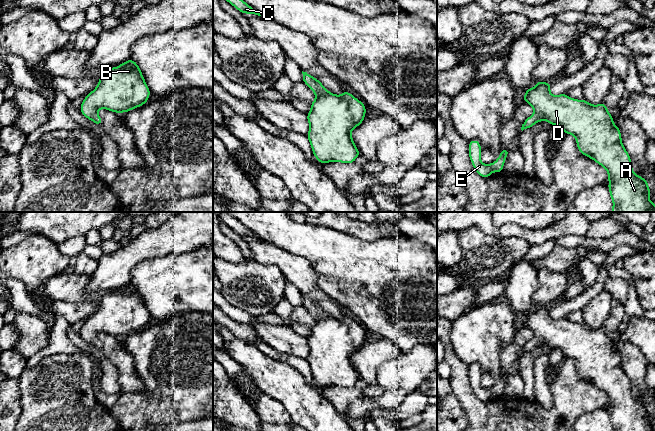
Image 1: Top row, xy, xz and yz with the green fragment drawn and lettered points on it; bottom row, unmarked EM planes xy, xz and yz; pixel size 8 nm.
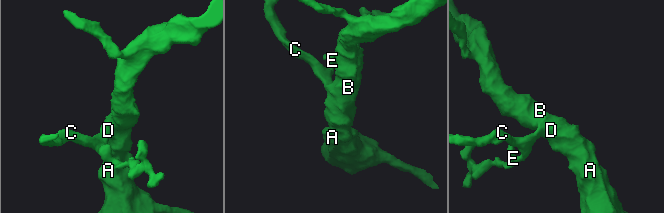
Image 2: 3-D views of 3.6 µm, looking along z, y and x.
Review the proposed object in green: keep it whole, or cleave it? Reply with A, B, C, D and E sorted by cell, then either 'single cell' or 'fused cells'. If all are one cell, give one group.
A B C D E | single cell

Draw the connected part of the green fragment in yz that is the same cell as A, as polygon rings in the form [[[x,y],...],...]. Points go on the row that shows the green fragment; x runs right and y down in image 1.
[[[538,81],[536,85],[525,90],[523,101],[533,107],[534,113],[529,116],[522,124],[521,130],[532,128],[536,123],[542,120],[547,121],[550,125],[559,125],[565,134],[571,134],[575,137],[578,150],[582,155],[594,160],[608,172],[608,189],[610,198],[613,202],[611,212],[655,212],[655,204],[649,200],[649,195],[652,194],[648,187],[646,179],[640,175],[636,175],[632,169],[631,158],[622,143],[621,131],[613,123],[613,116],[608,112],[605,103],[592,105],[587,100],[578,100],[569,97],[565,93],[560,95],[552,95],[550,92],[549,82]]]

